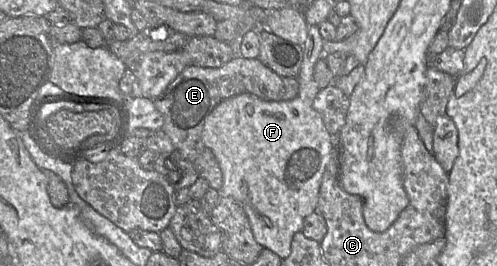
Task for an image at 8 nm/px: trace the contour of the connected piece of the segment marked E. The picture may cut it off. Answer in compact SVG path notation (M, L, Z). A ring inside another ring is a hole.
M241 55L235 56L232 60L219 68L199 67L196 65L187 66L155 99L154 105L162 114L164 124L162 130L170 138L176 152L190 162L204 178L212 189L220 191L223 185L223 174L213 152L204 145L202 141L202 130L207 116L223 100L243 93L251 93L265 101L289 101L297 97L299 83L296 77L283 77L265 66L259 59L247 59Z

